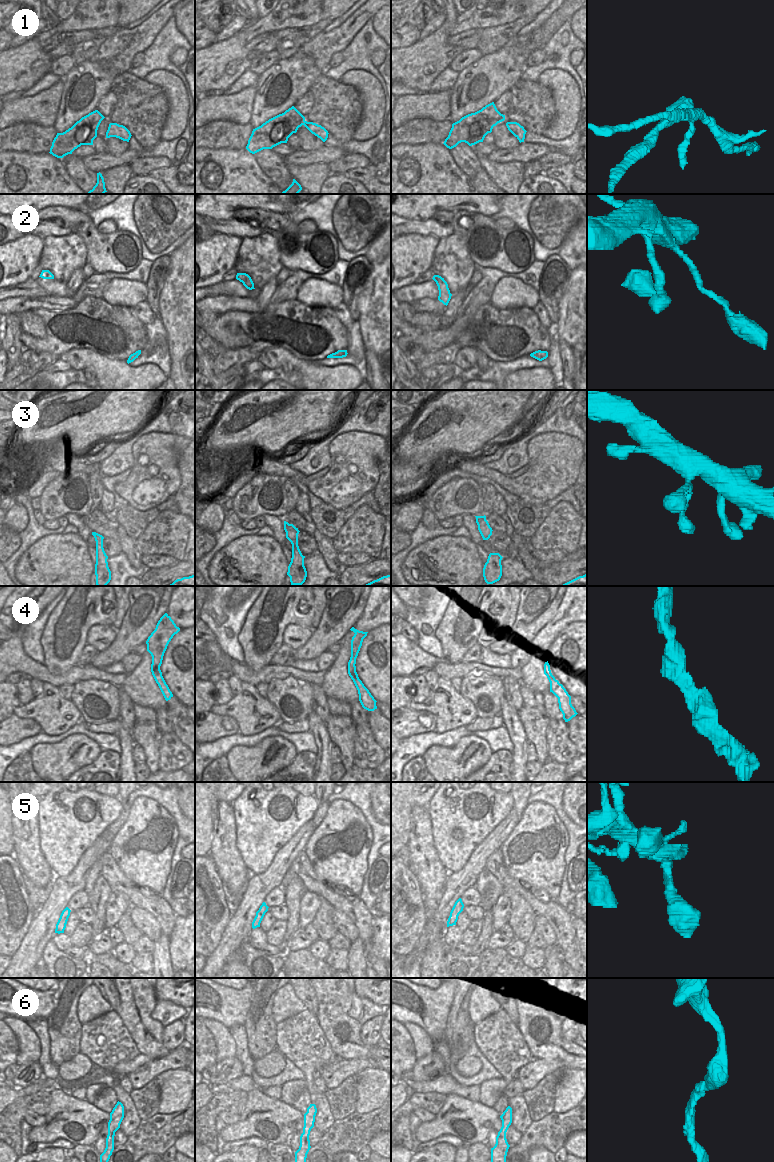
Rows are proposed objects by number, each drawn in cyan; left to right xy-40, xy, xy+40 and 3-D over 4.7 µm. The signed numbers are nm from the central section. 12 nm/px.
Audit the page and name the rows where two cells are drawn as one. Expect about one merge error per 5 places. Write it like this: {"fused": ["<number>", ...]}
{"fused": ["1", "2"]}

